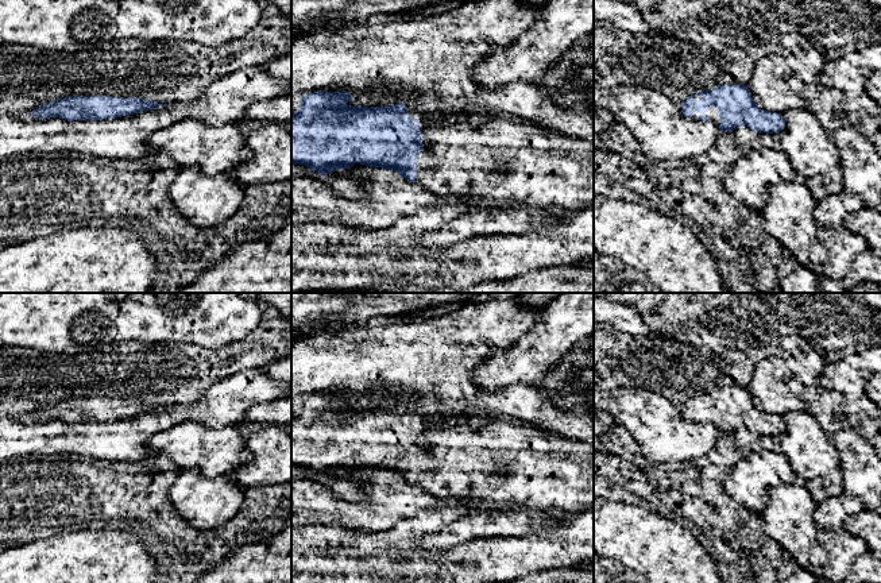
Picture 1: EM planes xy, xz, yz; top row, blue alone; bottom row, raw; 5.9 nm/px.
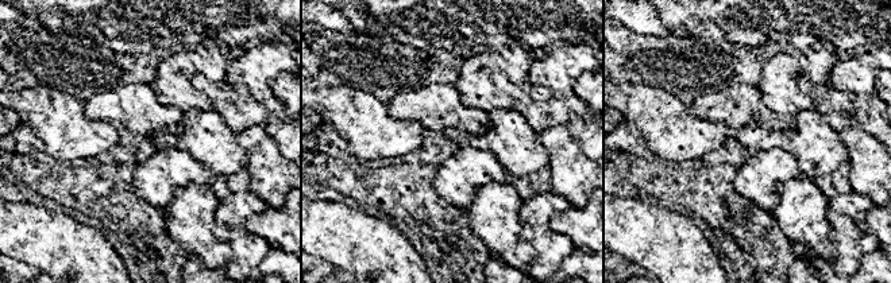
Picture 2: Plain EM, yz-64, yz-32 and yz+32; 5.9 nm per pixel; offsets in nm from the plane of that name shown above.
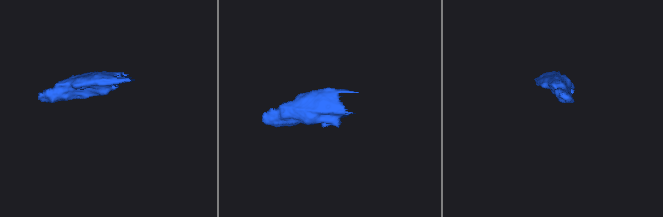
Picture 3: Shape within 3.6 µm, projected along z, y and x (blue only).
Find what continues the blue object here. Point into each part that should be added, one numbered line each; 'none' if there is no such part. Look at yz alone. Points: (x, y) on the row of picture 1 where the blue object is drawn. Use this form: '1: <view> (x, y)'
1: yz (713, 114)

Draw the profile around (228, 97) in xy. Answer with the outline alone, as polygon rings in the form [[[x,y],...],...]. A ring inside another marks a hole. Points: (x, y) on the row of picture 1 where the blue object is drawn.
[[[251,66],[223,74],[185,101],[115,119],[67,121],[59,117],[38,119],[32,115],[0,111],[0,161],[12,155],[72,151],[96,158],[136,161],[152,155],[155,151],[148,146],[148,138],[175,121],[192,119],[210,126],[240,124],[252,104],[279,97],[285,90],[286,84],[268,76],[263,66]]]

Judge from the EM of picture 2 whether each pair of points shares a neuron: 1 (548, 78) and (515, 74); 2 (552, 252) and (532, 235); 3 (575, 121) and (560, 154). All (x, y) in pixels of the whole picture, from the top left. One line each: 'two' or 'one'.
1: two
2: one
3: two

